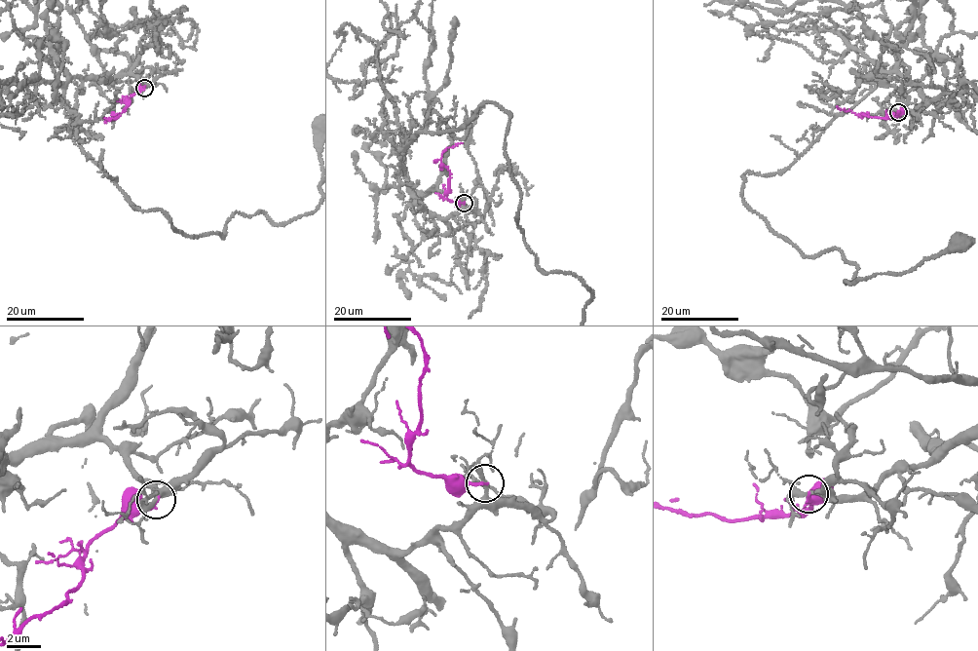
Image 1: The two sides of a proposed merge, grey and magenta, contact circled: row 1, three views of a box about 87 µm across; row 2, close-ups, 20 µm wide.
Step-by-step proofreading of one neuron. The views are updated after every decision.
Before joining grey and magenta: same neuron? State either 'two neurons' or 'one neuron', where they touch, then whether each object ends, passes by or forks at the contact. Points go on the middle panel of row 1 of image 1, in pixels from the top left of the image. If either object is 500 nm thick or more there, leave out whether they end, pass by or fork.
two neurons | (464, 203) | grey passes by | magenta ends

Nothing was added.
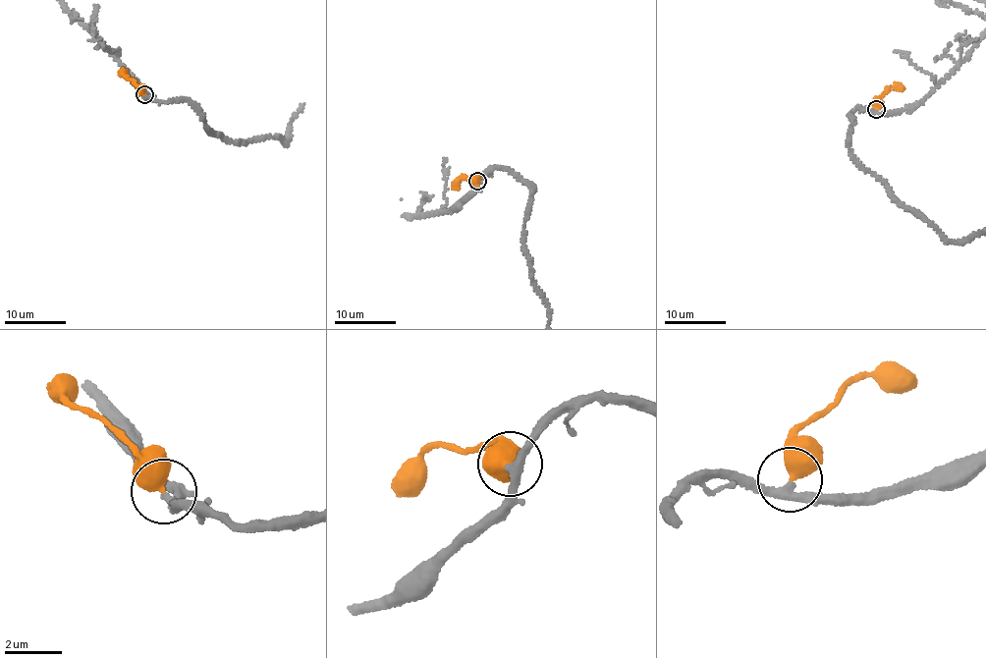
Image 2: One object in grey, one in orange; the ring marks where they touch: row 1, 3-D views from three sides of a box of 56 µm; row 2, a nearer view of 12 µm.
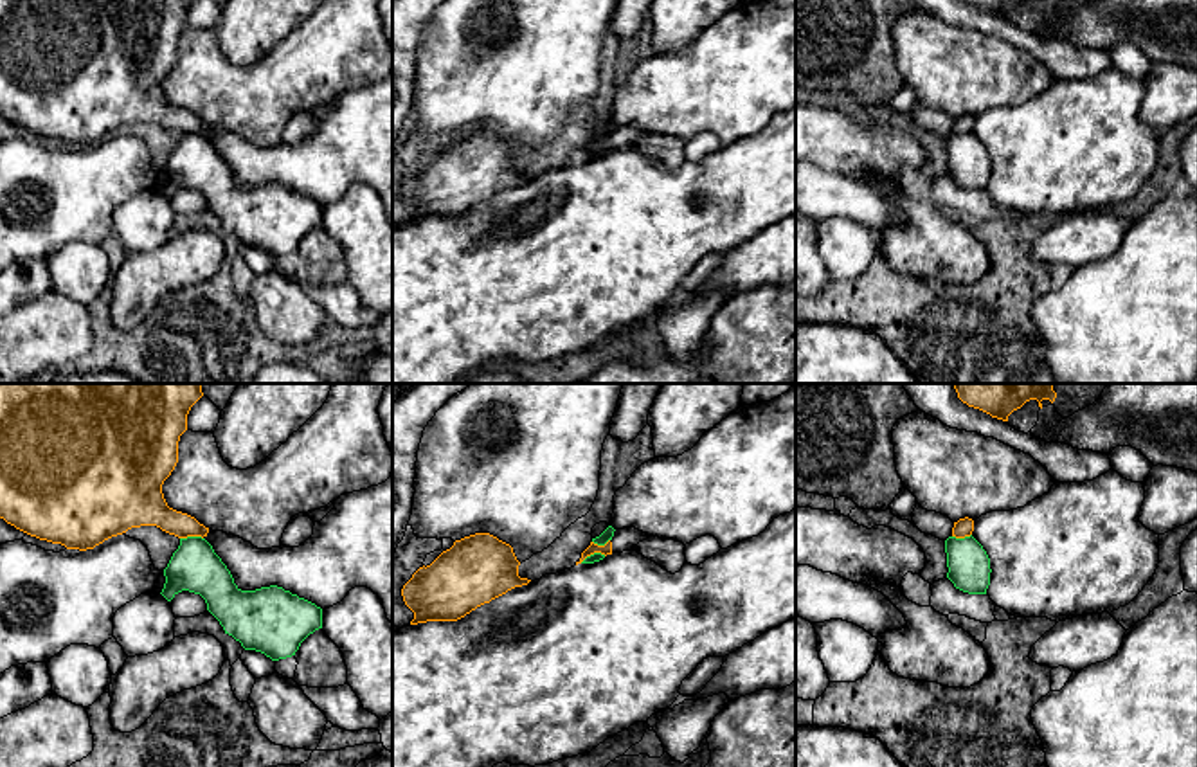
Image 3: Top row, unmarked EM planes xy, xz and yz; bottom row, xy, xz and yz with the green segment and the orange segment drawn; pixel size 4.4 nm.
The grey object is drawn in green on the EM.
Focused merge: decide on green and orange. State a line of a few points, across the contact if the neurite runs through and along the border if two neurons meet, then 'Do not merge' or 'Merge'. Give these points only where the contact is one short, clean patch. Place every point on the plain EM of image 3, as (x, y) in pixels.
Line: xy (202, 134), (180, 135). Do not merge

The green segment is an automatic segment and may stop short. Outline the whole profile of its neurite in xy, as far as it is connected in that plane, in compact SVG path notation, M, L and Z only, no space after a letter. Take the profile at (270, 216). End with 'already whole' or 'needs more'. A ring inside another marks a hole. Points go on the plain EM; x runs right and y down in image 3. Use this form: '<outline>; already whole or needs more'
M202 133L180 135L164 173L160 191L167 198L182 187L200 191L225 230L272 257L295 252L301 239L322 225L322 205L283 184L241 187Z; already whole

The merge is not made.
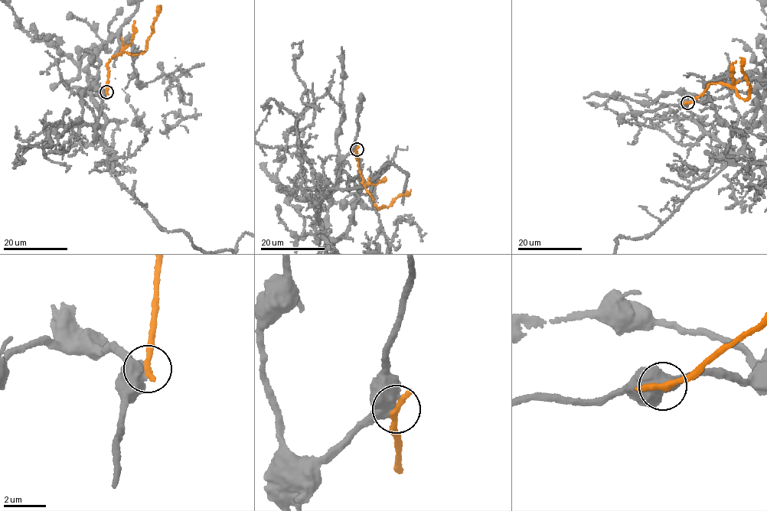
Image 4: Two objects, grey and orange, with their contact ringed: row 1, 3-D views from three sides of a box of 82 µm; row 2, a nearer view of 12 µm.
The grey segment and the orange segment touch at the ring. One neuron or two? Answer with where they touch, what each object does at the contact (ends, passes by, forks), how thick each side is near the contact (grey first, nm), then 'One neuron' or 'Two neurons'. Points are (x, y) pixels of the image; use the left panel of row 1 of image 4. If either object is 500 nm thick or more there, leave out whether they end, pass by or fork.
Place: (106, 92). Thickness 600 nm (grey) against 400 nm. Two neurons

